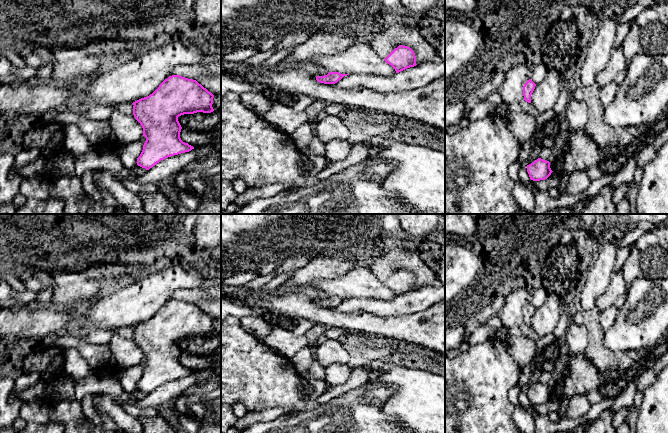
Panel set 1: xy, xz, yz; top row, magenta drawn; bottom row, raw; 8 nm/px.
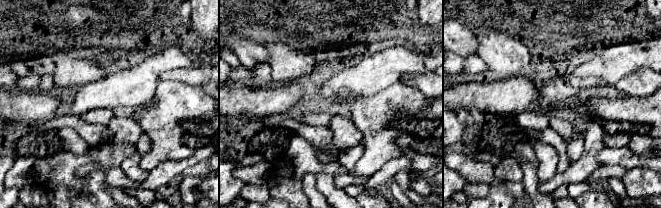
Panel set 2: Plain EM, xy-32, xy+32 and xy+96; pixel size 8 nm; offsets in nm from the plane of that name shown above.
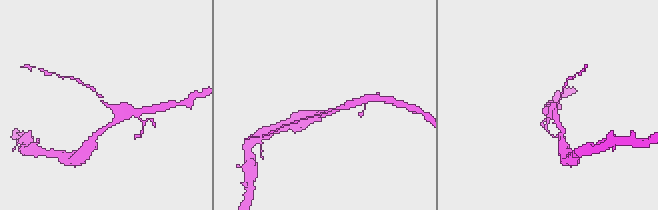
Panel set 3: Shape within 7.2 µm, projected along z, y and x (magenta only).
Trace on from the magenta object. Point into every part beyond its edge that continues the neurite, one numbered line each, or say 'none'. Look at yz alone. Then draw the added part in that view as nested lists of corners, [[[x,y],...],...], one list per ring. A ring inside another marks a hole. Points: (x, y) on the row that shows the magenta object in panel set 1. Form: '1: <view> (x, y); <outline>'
none

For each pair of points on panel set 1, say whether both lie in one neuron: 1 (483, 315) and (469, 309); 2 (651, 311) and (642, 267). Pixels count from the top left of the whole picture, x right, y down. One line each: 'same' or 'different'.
1: different
2: different

